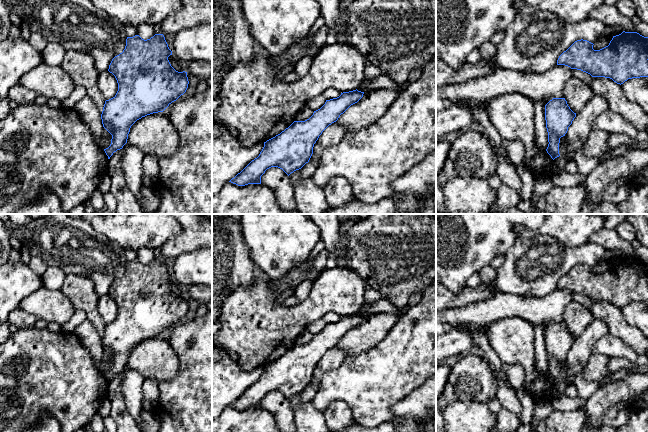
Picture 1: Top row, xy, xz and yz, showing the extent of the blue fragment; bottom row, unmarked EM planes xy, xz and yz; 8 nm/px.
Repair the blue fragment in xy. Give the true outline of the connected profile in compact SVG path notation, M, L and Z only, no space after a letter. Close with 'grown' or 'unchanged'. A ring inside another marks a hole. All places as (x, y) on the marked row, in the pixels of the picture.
M155 34L147 40L135 35L127 37L123 52L112 59L108 71L117 80L118 91L113 98L105 101L101 114L103 127L112 135L110 146L104 149L108 159L127 143L130 128L137 120L153 113L163 112L172 102L186 92L189 84L187 72L176 71L168 60L170 55L172 55L172 51L169 49L163 34Z; unchanged

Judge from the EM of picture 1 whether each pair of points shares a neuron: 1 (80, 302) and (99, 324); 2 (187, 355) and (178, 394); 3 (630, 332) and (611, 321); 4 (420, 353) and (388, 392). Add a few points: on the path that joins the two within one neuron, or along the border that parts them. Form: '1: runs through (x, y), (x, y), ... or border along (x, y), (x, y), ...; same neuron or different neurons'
1: runs through (86, 307), (95, 318); same neuron
2: runs through (189, 365), (188, 384); same neuron
3: runs through (625, 332), (616, 324); same neuron
4: runs through (410, 363), (391, 382); same neuron

